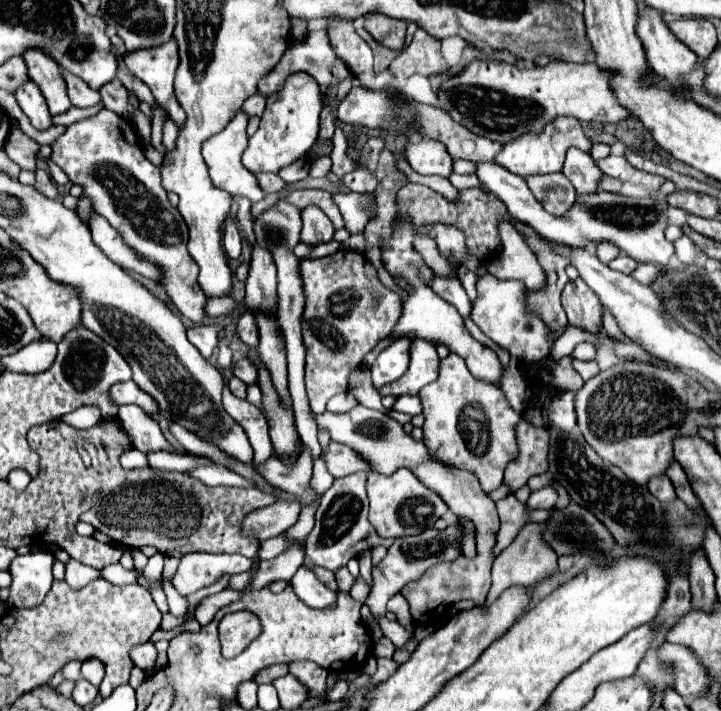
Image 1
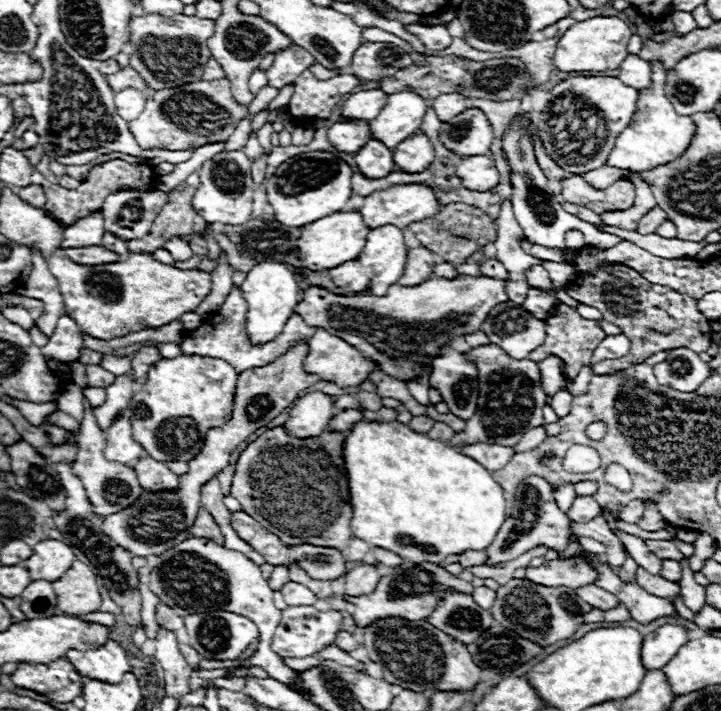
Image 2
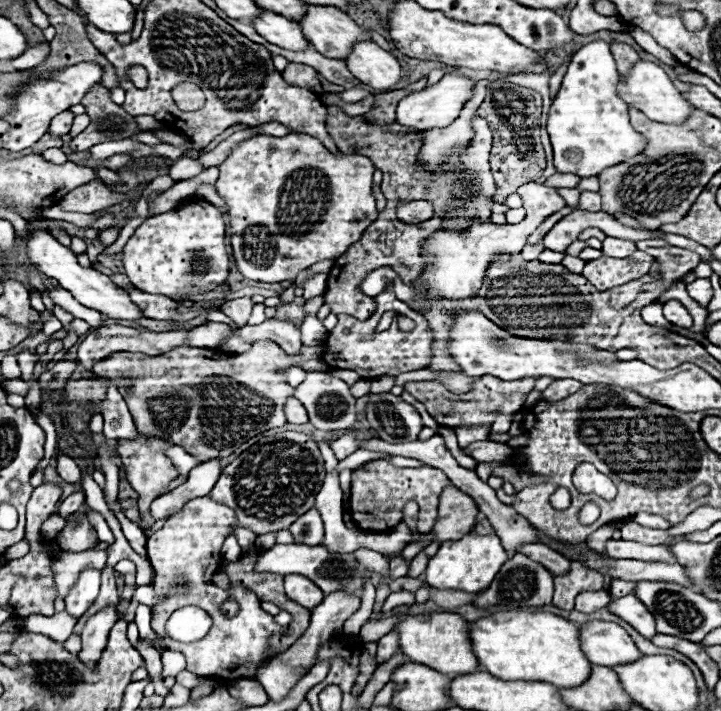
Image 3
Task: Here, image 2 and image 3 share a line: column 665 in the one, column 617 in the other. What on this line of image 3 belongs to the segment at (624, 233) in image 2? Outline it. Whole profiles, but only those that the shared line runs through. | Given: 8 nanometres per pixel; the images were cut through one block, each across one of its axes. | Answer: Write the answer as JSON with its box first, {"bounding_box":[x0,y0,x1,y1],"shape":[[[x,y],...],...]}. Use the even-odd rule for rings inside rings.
{"bounding_box":[602,236,636,258],"shape":[[[606,236],[602,240],[602,252],[612,258],[626,258],[636,250],[636,244],[632,240],[622,240],[622,238],[612,238]]]}

